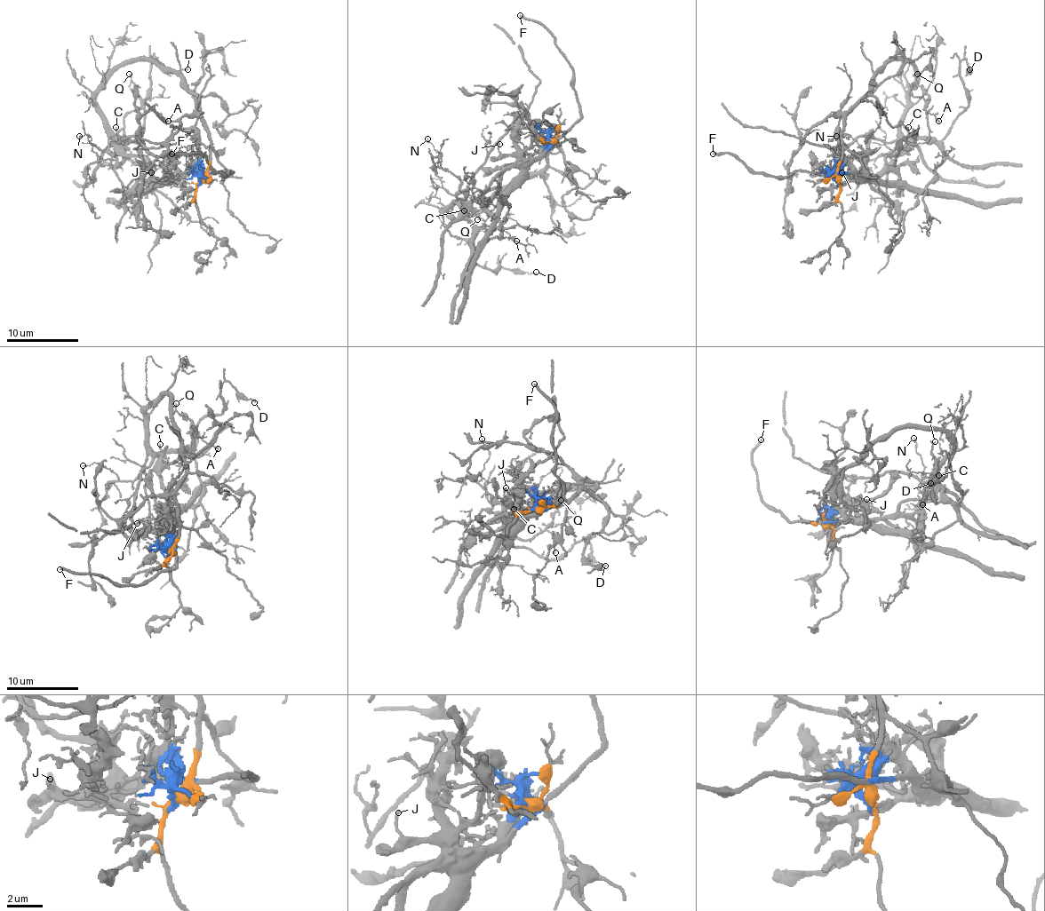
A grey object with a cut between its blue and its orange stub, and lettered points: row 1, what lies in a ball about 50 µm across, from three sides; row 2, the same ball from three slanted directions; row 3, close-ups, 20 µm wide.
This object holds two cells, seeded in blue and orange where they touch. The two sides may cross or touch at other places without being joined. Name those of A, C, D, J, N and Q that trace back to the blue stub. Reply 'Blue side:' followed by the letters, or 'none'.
Blue side: C, J

